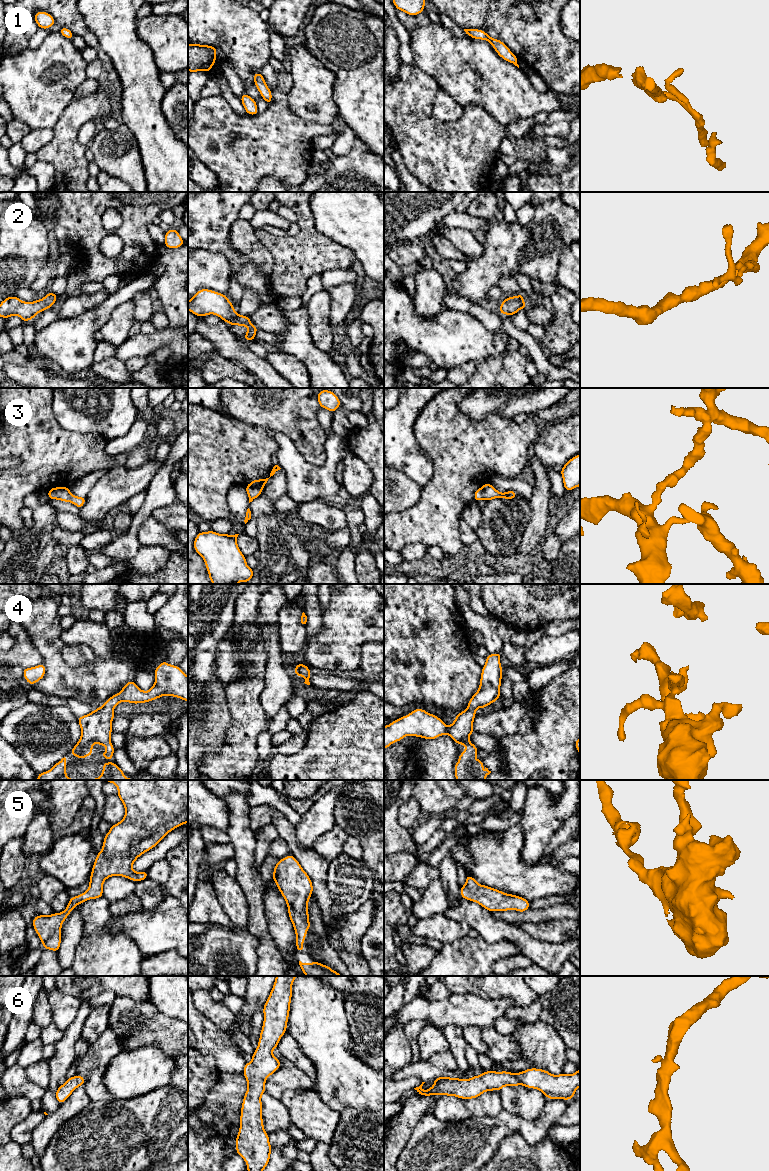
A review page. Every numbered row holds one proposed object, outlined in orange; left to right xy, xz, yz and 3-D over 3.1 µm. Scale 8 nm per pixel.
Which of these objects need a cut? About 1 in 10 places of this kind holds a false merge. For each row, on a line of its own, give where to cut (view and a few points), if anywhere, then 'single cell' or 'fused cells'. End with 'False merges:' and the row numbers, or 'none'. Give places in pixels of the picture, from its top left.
1: no cut; single cell
2: no cut; single cell
3: no cut; single cell
4: no cut; single cell
5: no cut; single cell
6: no cut; single cell
False merges: none

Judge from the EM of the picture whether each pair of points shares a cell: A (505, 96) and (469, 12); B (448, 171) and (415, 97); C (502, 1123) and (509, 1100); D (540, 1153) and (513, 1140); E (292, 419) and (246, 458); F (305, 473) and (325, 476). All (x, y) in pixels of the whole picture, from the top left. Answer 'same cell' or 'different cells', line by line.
A: different cells
B: same cell
C: different cells
D: same cell
E: different cells
F: same cell

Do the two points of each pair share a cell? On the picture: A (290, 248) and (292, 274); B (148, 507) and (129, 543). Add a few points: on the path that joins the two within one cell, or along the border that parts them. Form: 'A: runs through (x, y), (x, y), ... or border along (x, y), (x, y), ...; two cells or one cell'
A: runs through (291, 254), (292, 268); one cell
B: runs through (140, 516), (136, 521), (132, 534); one cell

